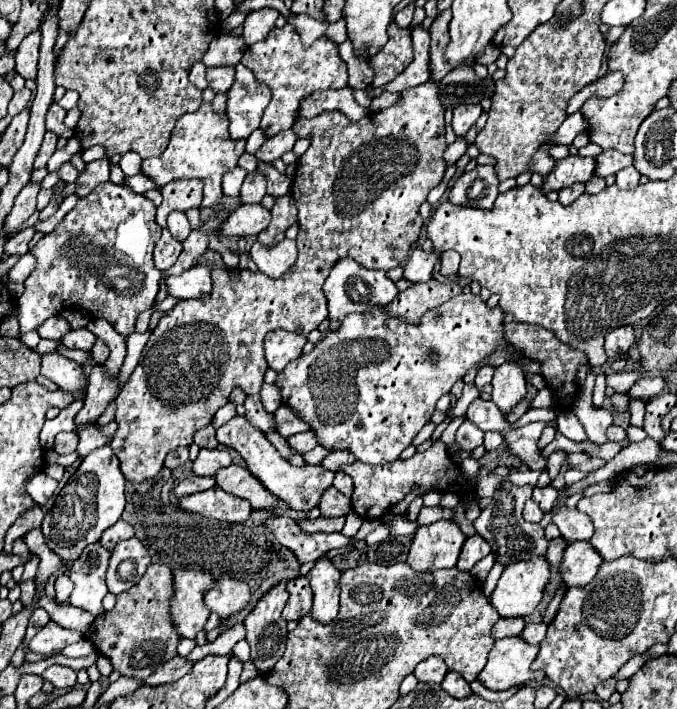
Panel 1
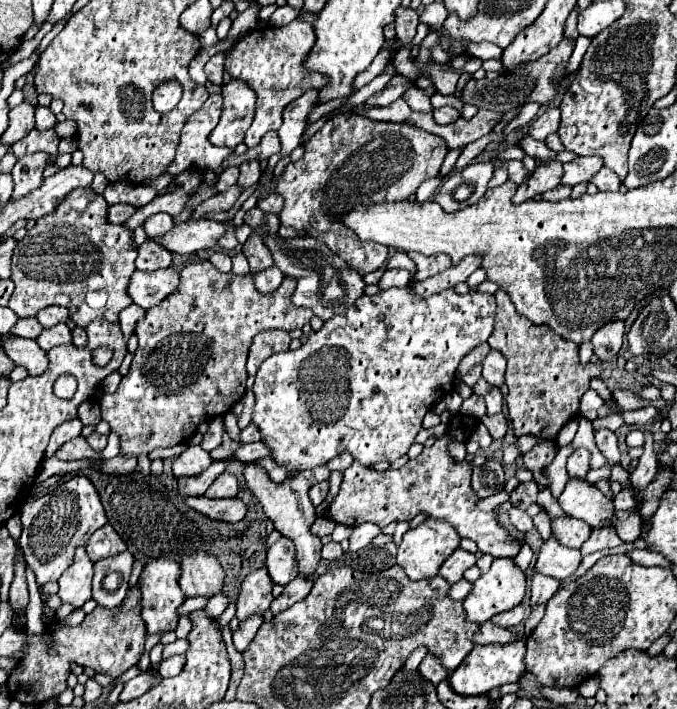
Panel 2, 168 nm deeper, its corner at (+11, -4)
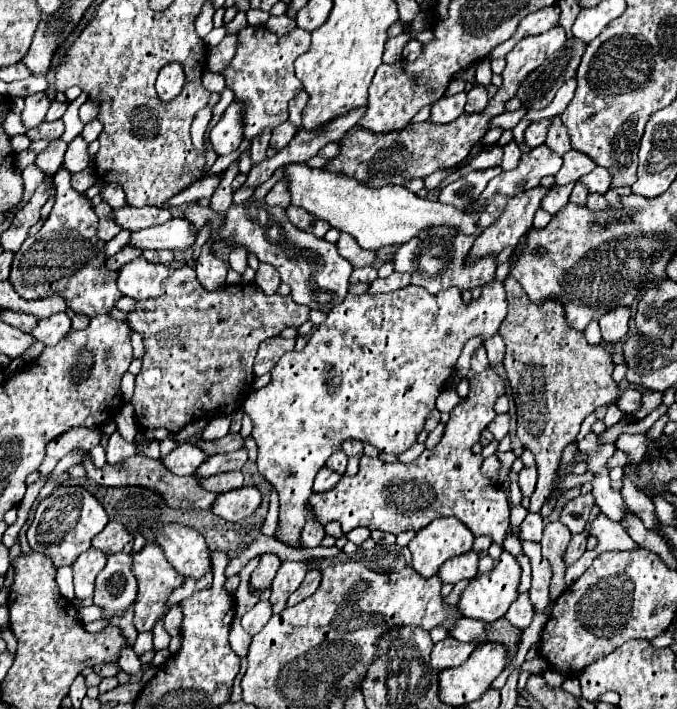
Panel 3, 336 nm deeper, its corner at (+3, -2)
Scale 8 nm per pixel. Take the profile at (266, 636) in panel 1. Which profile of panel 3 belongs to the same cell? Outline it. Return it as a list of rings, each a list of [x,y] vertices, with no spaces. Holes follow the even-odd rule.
[[[265,553],[261,557],[259,567],[251,575],[251,587],[271,587],[271,581],[273,581],[279,565],[281,565],[281,559],[277,555]]]

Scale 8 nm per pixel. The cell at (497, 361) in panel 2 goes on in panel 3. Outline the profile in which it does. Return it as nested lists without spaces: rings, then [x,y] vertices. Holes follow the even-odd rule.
[[[495,335],[493,339],[485,341],[485,349],[487,349],[487,357],[491,361],[491,365],[499,365],[505,359],[505,343],[499,335]]]

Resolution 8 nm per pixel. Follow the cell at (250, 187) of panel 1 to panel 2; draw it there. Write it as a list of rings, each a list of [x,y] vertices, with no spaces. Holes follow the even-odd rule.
[[[245,161],[245,163],[241,163],[241,165],[239,165],[239,169],[241,169],[241,175],[239,175],[237,185],[241,185],[243,189],[247,189],[247,187],[255,185],[255,183],[259,181],[259,177],[261,177],[259,161]]]

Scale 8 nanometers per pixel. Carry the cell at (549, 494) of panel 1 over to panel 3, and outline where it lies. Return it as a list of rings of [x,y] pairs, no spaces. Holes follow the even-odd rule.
[[[533,465],[533,467],[525,467],[525,469],[519,473],[521,493],[523,493],[525,497],[531,497],[533,491],[535,491],[535,483],[537,483],[537,469],[535,469],[535,465]]]

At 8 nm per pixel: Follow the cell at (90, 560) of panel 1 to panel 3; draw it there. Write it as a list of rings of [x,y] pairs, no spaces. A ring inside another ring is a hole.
[[[89,547],[71,567],[73,567],[73,583],[75,583],[75,597],[77,599],[91,599],[95,589],[95,577],[103,571],[107,557]]]

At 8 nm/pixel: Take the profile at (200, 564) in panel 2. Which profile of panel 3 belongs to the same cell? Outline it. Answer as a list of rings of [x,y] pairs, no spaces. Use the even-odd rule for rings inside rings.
[[[165,525],[157,535],[157,543],[163,547],[167,561],[183,577],[201,579],[211,571],[211,549],[205,537],[191,527]]]

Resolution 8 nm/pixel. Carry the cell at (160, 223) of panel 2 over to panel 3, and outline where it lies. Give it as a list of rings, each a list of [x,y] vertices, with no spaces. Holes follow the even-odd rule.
[[[121,207],[115,209],[115,219],[123,229],[141,231],[153,225],[163,225],[173,217],[171,211],[163,207]]]

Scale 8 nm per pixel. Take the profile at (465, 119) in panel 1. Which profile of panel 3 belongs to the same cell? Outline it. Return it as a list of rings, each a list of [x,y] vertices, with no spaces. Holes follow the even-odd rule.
[[[457,93],[453,97],[445,95],[433,105],[429,121],[433,121],[433,123],[455,121],[455,119],[459,119],[463,115],[463,107],[465,107],[465,93]]]

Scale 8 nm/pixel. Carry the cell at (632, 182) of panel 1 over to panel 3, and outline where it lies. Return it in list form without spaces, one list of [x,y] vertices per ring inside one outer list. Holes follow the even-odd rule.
[[[595,167],[591,171],[591,175],[585,175],[581,181],[587,185],[587,189],[591,193],[595,193],[595,191],[605,193],[605,191],[609,191],[609,187],[613,183],[613,175],[605,167]]]

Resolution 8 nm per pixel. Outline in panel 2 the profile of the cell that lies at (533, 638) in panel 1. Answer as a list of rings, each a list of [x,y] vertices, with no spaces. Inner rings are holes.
[[[491,621],[481,623],[479,631],[473,635],[473,643],[475,645],[489,645],[489,643],[511,643],[517,637],[513,637],[513,633],[509,629],[497,627]]]

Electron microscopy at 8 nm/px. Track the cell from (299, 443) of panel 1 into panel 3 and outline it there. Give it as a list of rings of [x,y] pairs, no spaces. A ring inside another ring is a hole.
[[[247,449],[241,451],[233,451],[233,453],[221,453],[221,455],[213,455],[211,459],[207,459],[197,471],[195,475],[199,479],[207,479],[219,473],[227,473],[227,471],[237,471],[245,465],[247,461]]]

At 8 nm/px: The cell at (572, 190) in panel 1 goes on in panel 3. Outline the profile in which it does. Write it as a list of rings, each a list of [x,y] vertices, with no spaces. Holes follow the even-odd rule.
[[[553,185],[551,189],[549,189],[549,193],[545,195],[545,199],[541,201],[541,207],[547,211],[547,213],[551,213],[551,215],[555,215],[567,201],[569,201],[569,195],[571,195],[571,189],[573,189],[573,185]]]

